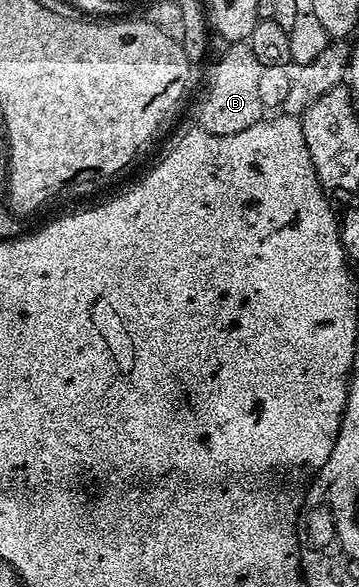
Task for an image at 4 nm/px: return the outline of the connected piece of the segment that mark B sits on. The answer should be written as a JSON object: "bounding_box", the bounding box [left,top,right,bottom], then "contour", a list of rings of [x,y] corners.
{"bounding_box":[197,41,264,136],"contour":[[[249,41],[231,42],[221,59],[213,63],[210,83],[202,98],[202,111],[198,114],[197,125],[216,136],[232,136],[252,128],[252,124],[262,121],[264,108],[260,104],[259,81],[262,71],[260,60],[252,53]]]}

